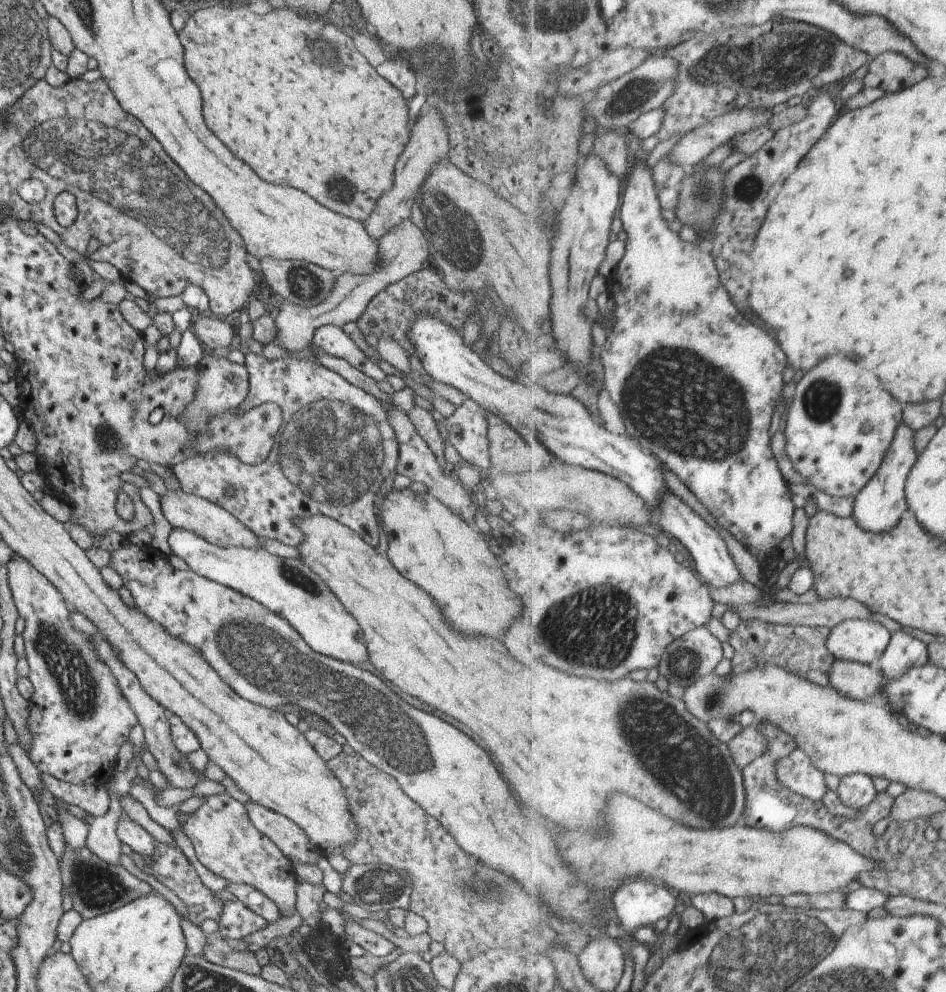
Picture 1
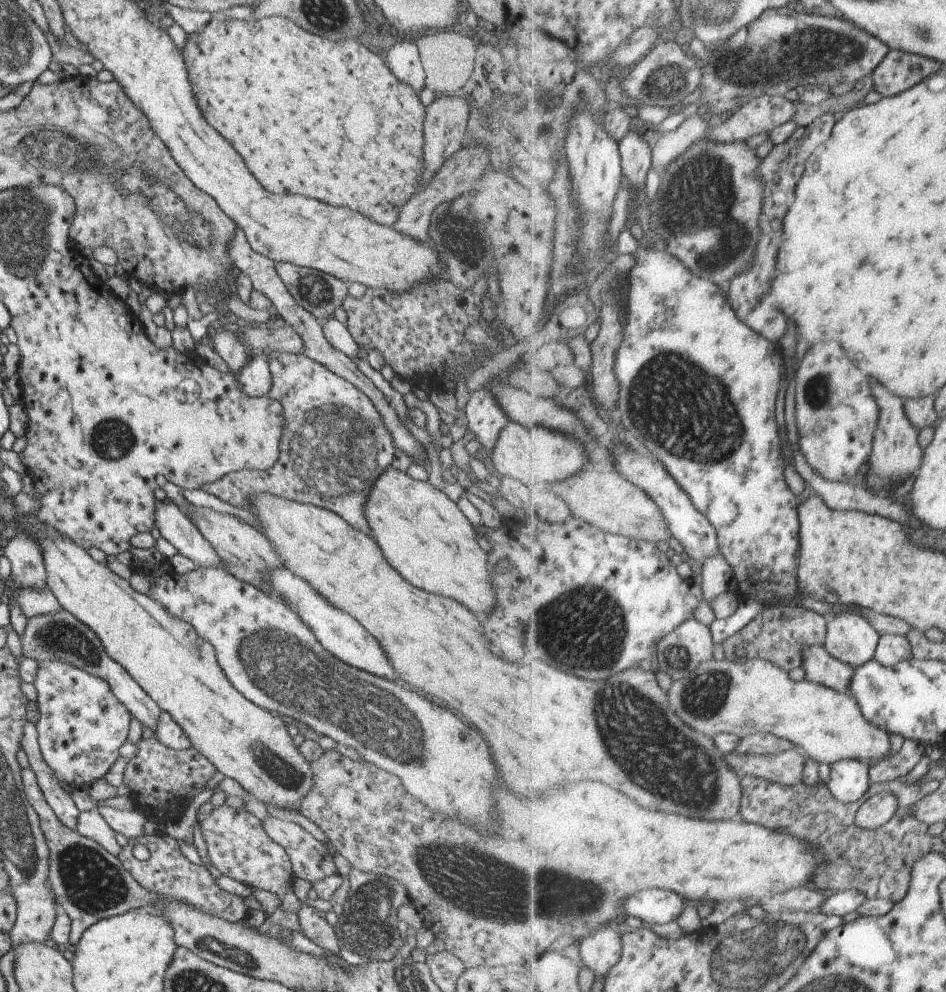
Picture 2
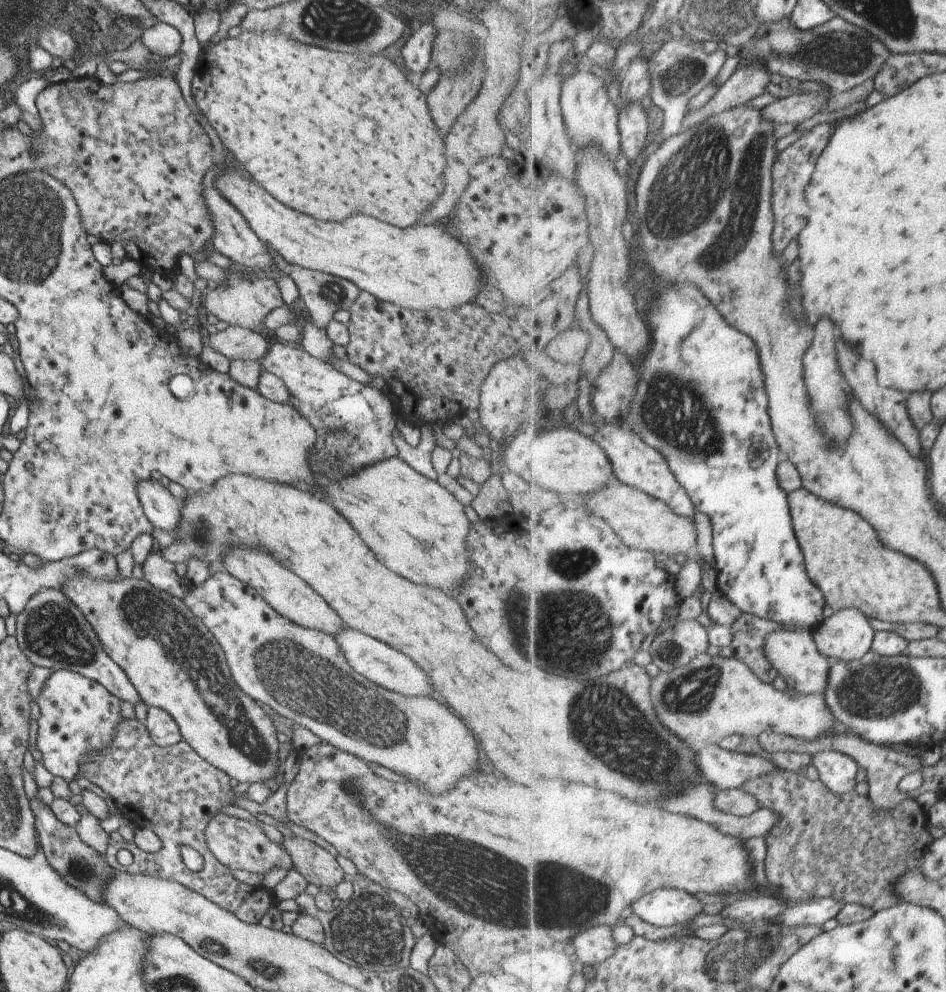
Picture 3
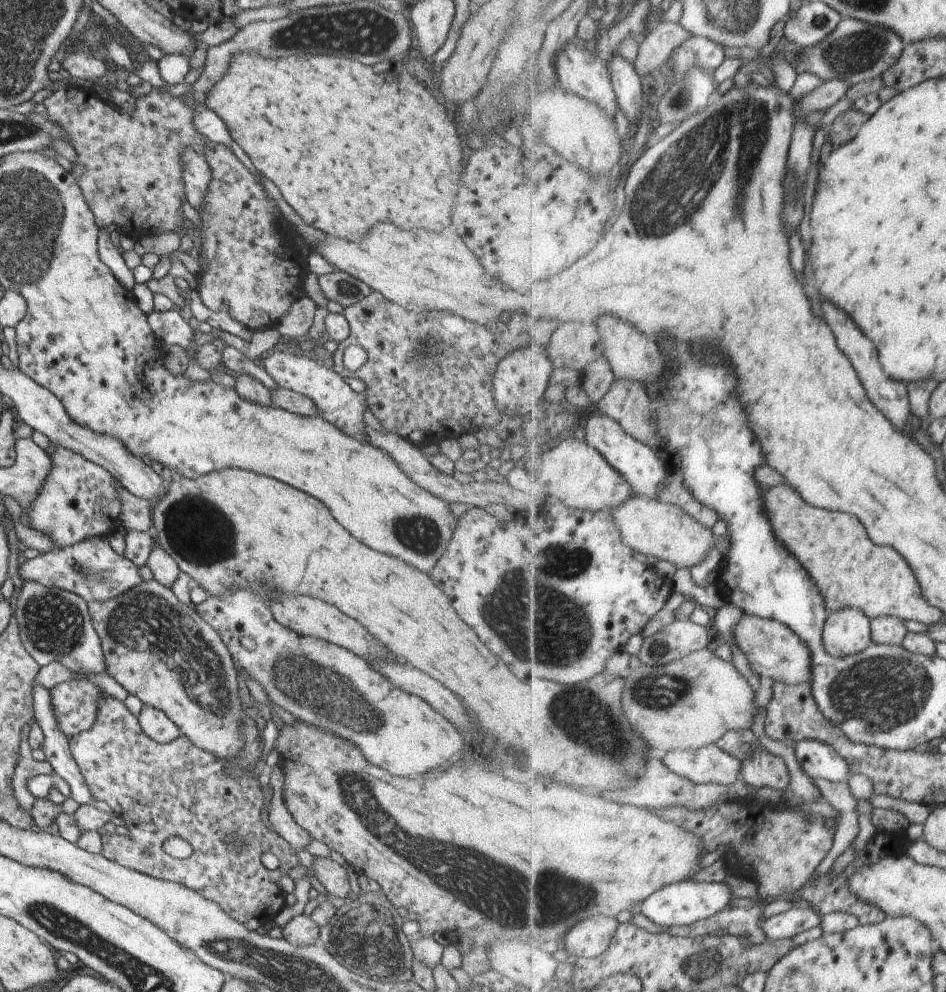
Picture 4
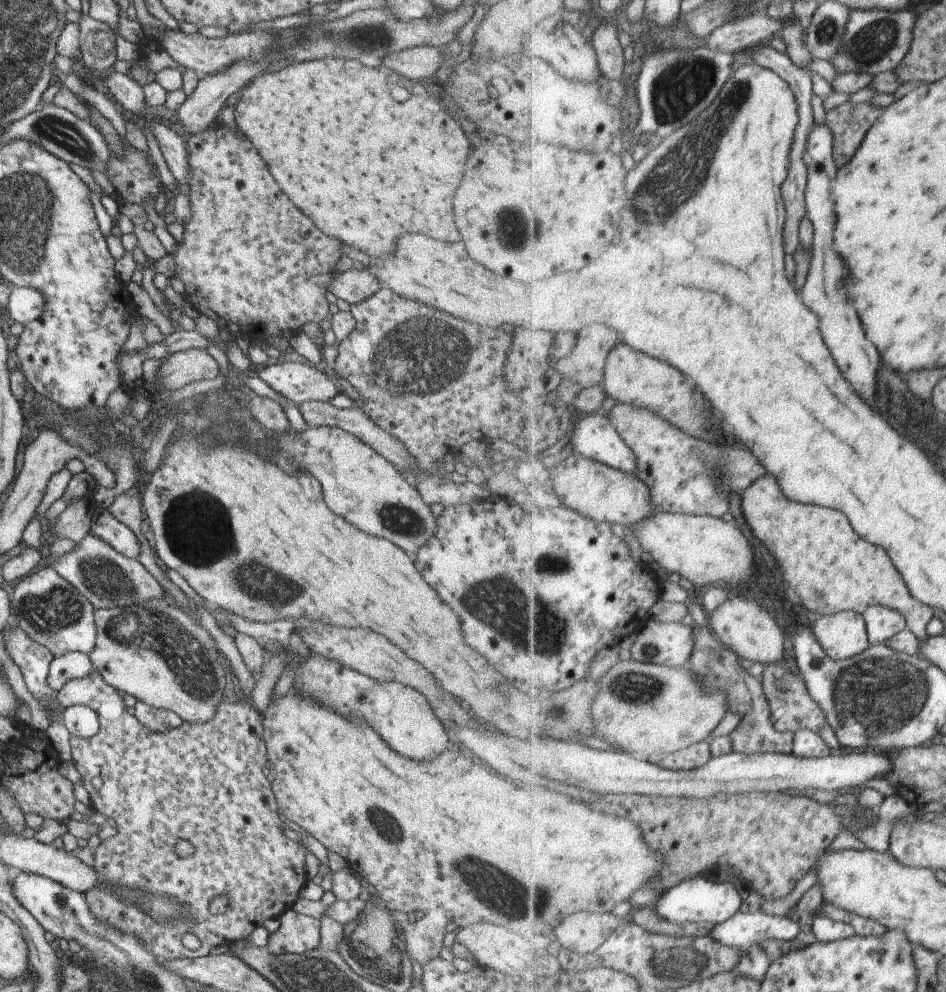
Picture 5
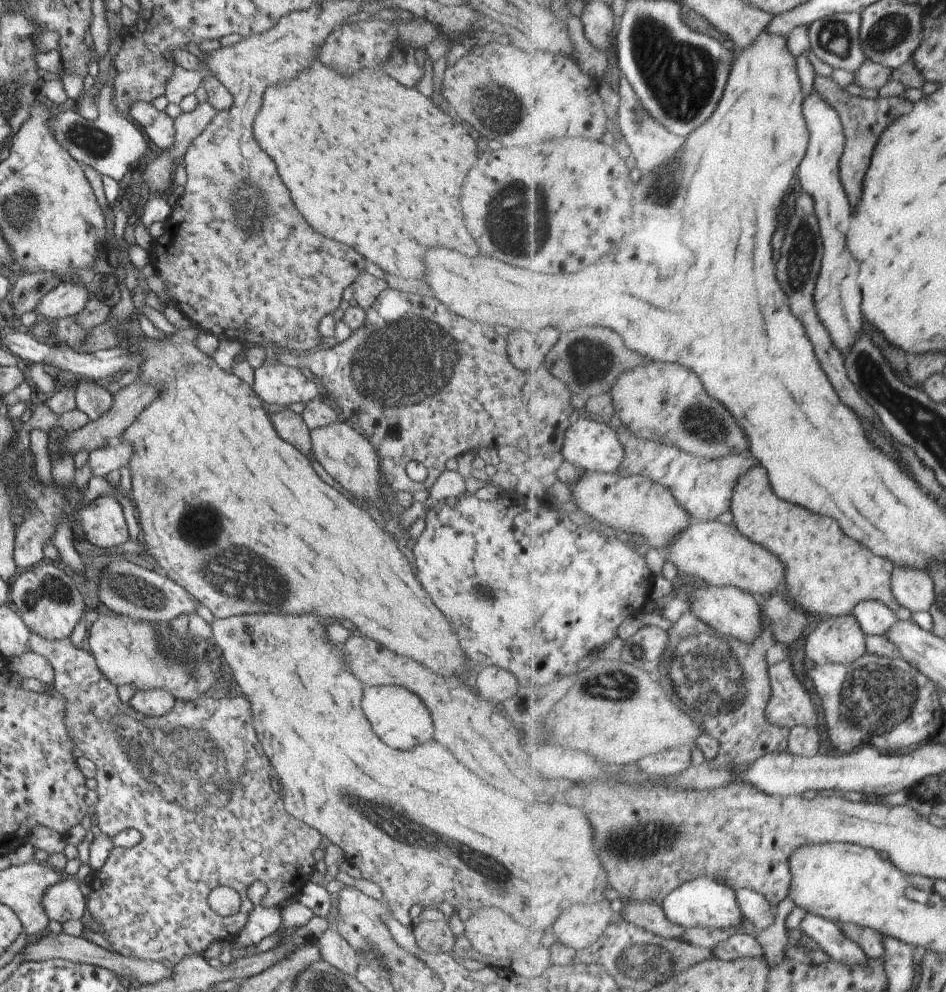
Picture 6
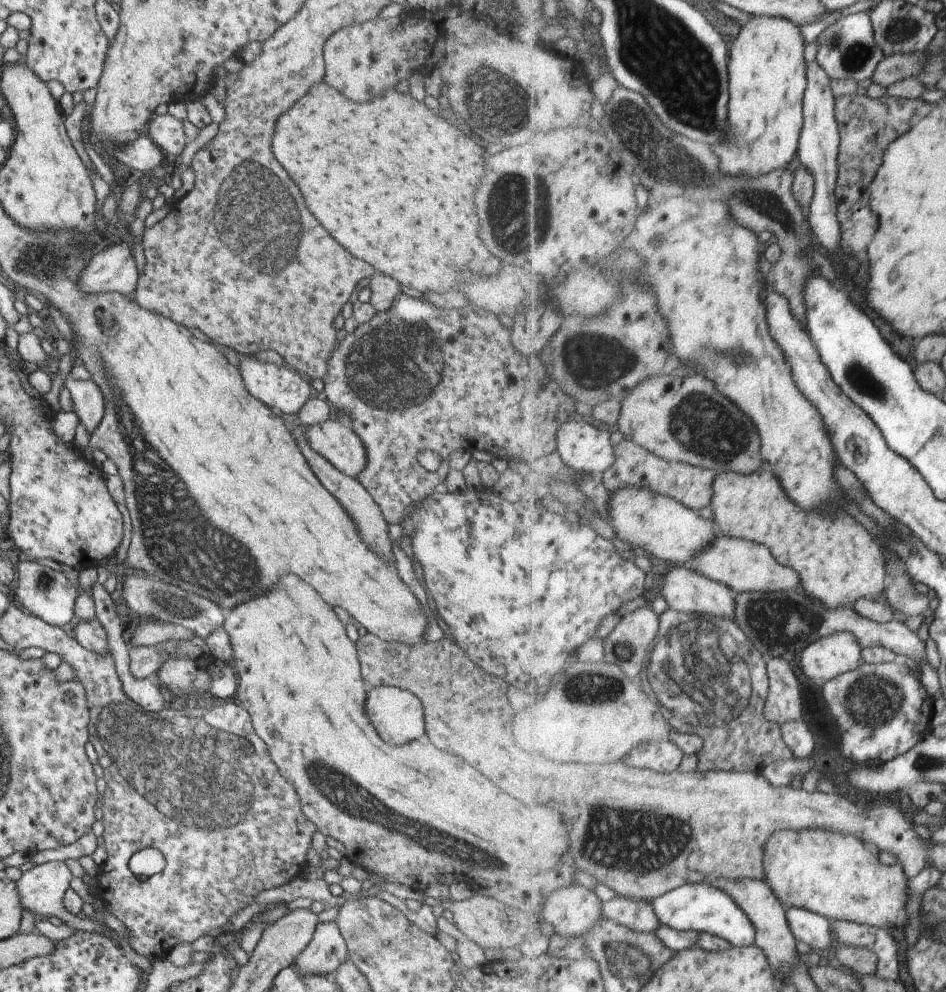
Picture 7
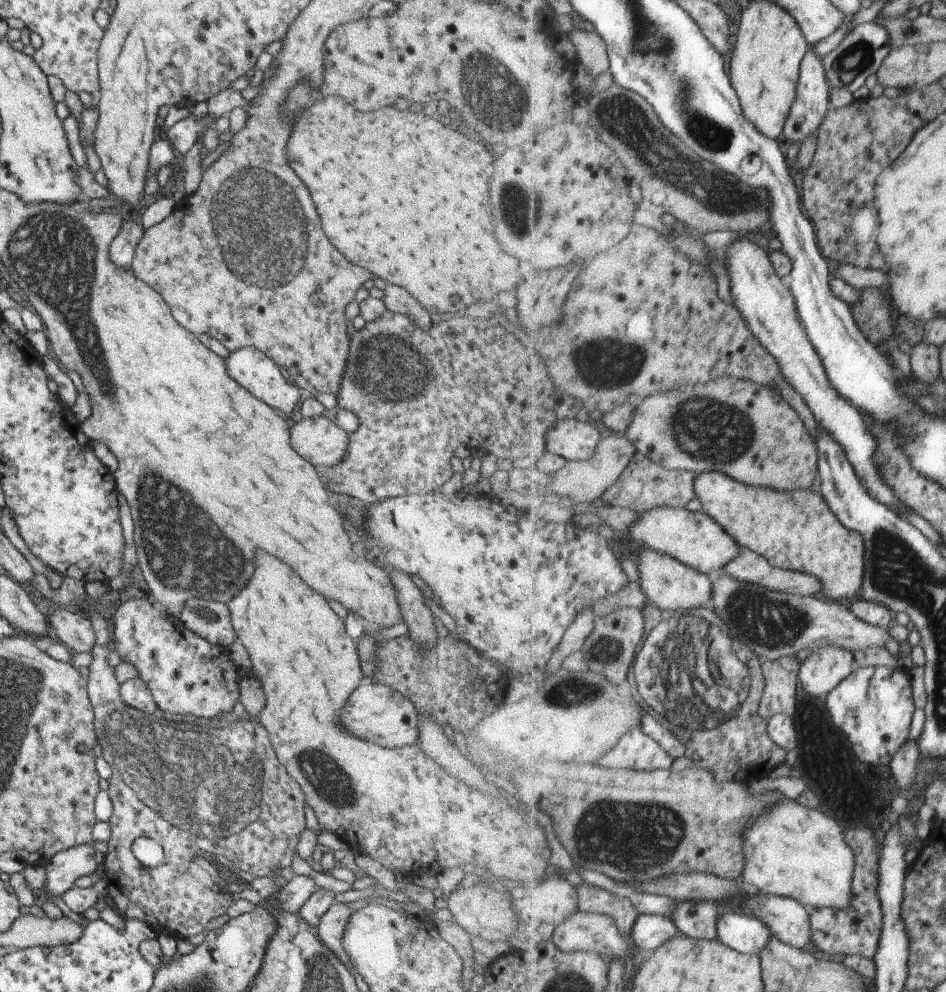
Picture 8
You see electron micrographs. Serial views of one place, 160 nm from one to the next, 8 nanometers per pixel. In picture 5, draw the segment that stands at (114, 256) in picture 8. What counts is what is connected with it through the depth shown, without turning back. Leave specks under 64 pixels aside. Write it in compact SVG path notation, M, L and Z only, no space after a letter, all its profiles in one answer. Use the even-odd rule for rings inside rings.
M13 287L8 296L5 306L5 316L14 323L26 325L28 322L38 319L46 300L42 292L29 287Z

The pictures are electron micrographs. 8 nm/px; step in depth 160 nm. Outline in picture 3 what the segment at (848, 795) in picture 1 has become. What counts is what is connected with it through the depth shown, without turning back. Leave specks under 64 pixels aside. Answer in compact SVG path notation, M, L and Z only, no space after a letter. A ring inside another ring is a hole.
M817 751L811 756L819 778L835 794L847 794L855 790L859 765L854 758L841 751Z

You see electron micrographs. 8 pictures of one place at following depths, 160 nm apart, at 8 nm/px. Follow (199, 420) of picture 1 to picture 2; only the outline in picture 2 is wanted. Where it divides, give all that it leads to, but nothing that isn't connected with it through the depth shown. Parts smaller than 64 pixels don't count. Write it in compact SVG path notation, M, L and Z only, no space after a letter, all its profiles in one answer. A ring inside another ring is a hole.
M265 354L251 355L243 364L243 368L234 375L237 380L237 388L249 398L267 395L271 388L271 376Z

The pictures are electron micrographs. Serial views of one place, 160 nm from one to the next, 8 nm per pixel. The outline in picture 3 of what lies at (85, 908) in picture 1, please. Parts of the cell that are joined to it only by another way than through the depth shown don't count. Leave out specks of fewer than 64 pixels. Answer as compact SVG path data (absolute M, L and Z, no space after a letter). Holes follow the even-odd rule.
M31 799L29 804L34 816L35 832L39 835L40 844L38 846L43 851L49 866L53 868L53 872L57 872L65 884L83 892L89 900L103 904L101 890L105 888L107 878L111 878L113 868L106 863L104 856L81 842L73 827L59 822L51 809L43 805L39 799Z

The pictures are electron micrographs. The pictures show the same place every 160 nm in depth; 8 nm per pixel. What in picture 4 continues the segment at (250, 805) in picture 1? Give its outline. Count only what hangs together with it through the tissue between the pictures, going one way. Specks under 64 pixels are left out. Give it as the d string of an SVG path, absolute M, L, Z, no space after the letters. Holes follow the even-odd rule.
M330 856L314 857L311 865L315 878L331 897L343 899L350 895L347 872Z

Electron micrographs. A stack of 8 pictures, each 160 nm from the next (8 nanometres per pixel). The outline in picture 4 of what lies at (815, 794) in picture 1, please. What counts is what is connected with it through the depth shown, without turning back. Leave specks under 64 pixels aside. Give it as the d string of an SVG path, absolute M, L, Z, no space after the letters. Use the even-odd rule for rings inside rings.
M718 744L703 749L676 749L661 755L671 770L695 783L713 783L727 788L743 772L743 761L721 750Z

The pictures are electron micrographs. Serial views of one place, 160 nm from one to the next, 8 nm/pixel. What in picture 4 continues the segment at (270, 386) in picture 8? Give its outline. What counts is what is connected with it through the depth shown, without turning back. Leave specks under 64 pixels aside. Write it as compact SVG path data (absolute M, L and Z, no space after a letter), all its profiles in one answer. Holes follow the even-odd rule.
M286 347L274 349L269 355L262 357L258 363L277 386L311 400L313 408L317 410L317 417L325 420L327 424L335 426L337 430L341 430L345 436L351 436L359 442L369 443L365 436L363 423L363 412L367 408L365 394L353 392L332 368L323 366L320 361L314 362L307 358L305 353L293 354Z

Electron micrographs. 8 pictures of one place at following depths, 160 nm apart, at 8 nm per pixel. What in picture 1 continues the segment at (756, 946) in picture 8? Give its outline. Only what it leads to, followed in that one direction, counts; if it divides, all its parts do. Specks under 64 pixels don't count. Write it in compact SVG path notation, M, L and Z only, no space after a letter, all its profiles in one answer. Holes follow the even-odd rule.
M635 878L627 882L612 899L623 930L635 933L642 927L654 926L661 918L670 918L679 911L679 901L665 886Z

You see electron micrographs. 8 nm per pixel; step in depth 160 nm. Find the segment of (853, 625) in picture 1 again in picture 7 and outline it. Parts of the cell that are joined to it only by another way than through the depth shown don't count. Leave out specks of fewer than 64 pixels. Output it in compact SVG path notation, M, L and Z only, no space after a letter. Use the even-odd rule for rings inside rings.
M833 632L823 636L799 655L803 673L819 689L841 674L854 672L863 663L861 644L851 632Z

